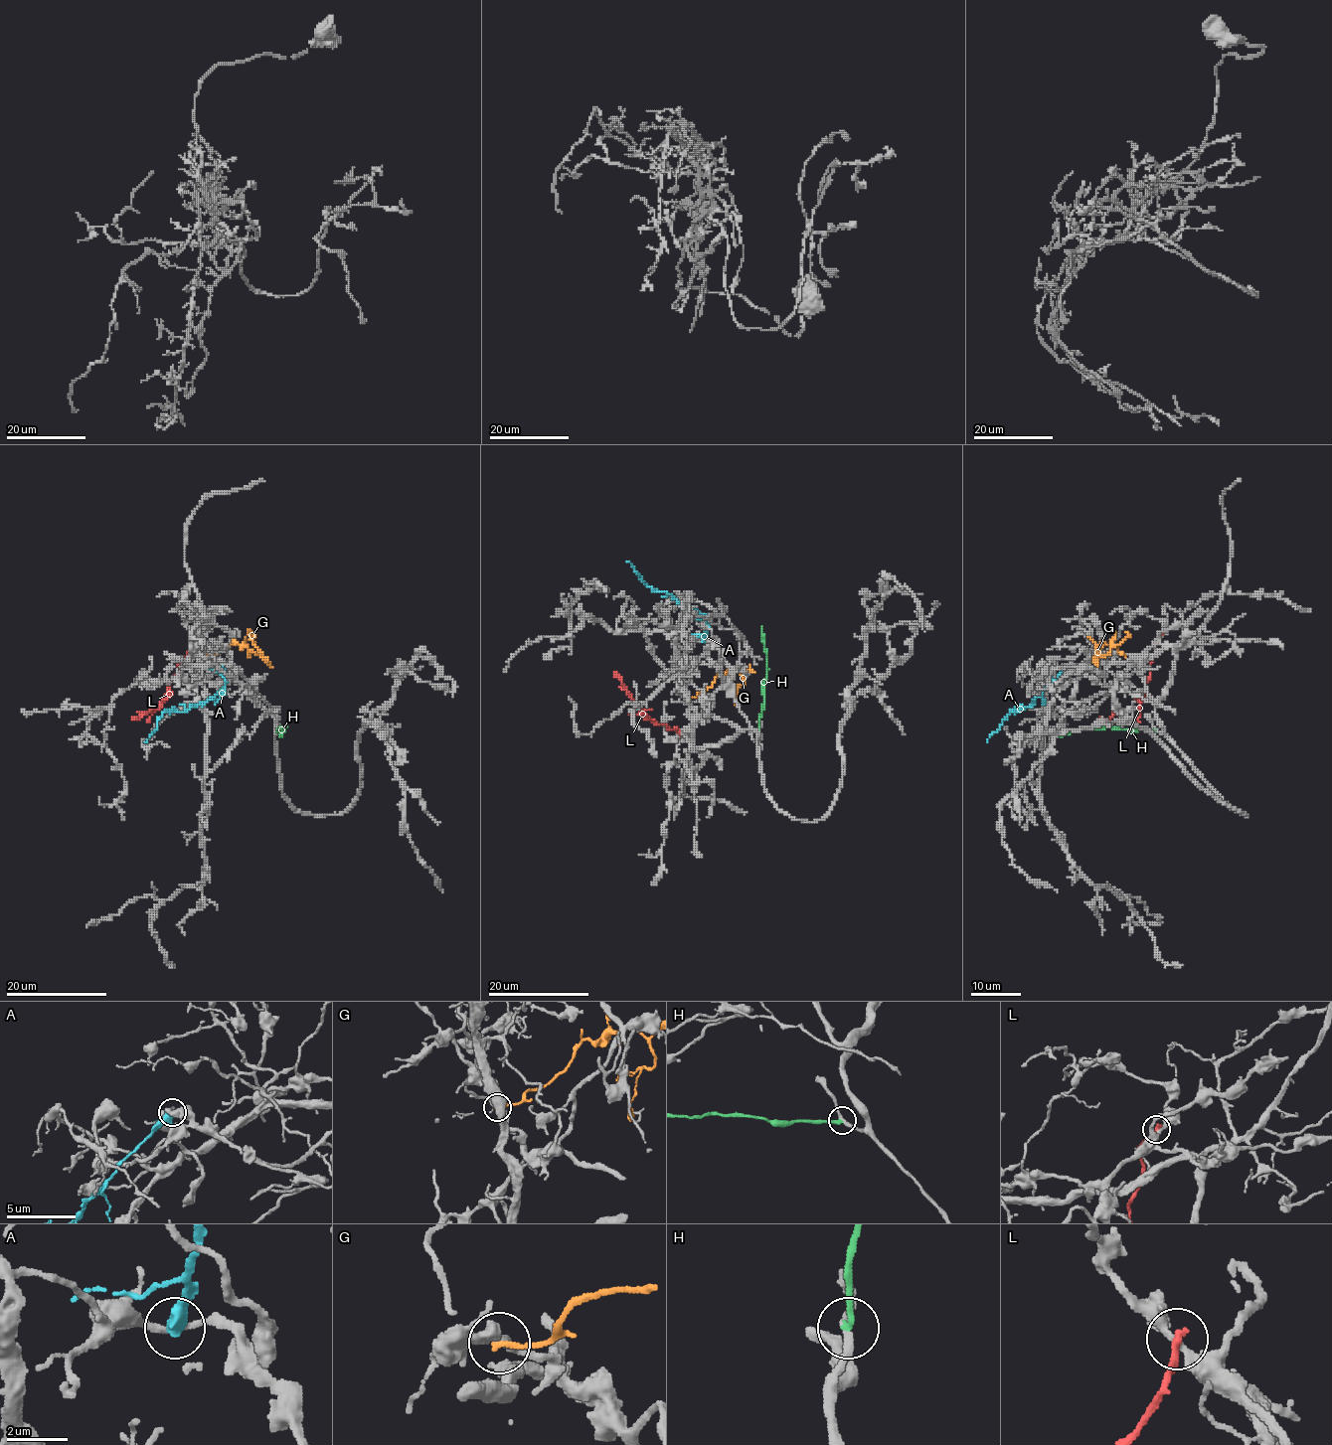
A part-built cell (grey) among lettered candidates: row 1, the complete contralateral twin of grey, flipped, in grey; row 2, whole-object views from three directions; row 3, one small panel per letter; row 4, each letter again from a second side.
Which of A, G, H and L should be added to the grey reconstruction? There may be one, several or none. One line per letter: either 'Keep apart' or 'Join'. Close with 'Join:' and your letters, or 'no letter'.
A: Keep apart
G: Keep apart
H: Join
L: Keep apart
Join: H

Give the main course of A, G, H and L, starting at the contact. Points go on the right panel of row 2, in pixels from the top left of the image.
A: (1067, 665), (1030, 704), (1019, 712), (1011, 712), (987, 742)
G: (1124, 655), (1115, 646), (1100, 642), (1095, 652), (1105, 655), (1126, 636), (1124, 632)
H: (1154, 729), (1082, 728), (1053, 737)
L: (1159, 636), (1153, 647), (1150, 675), (1144, 684), (1140, 705), (1115, 713), (1108, 719), (1100, 719), (1102, 717)

